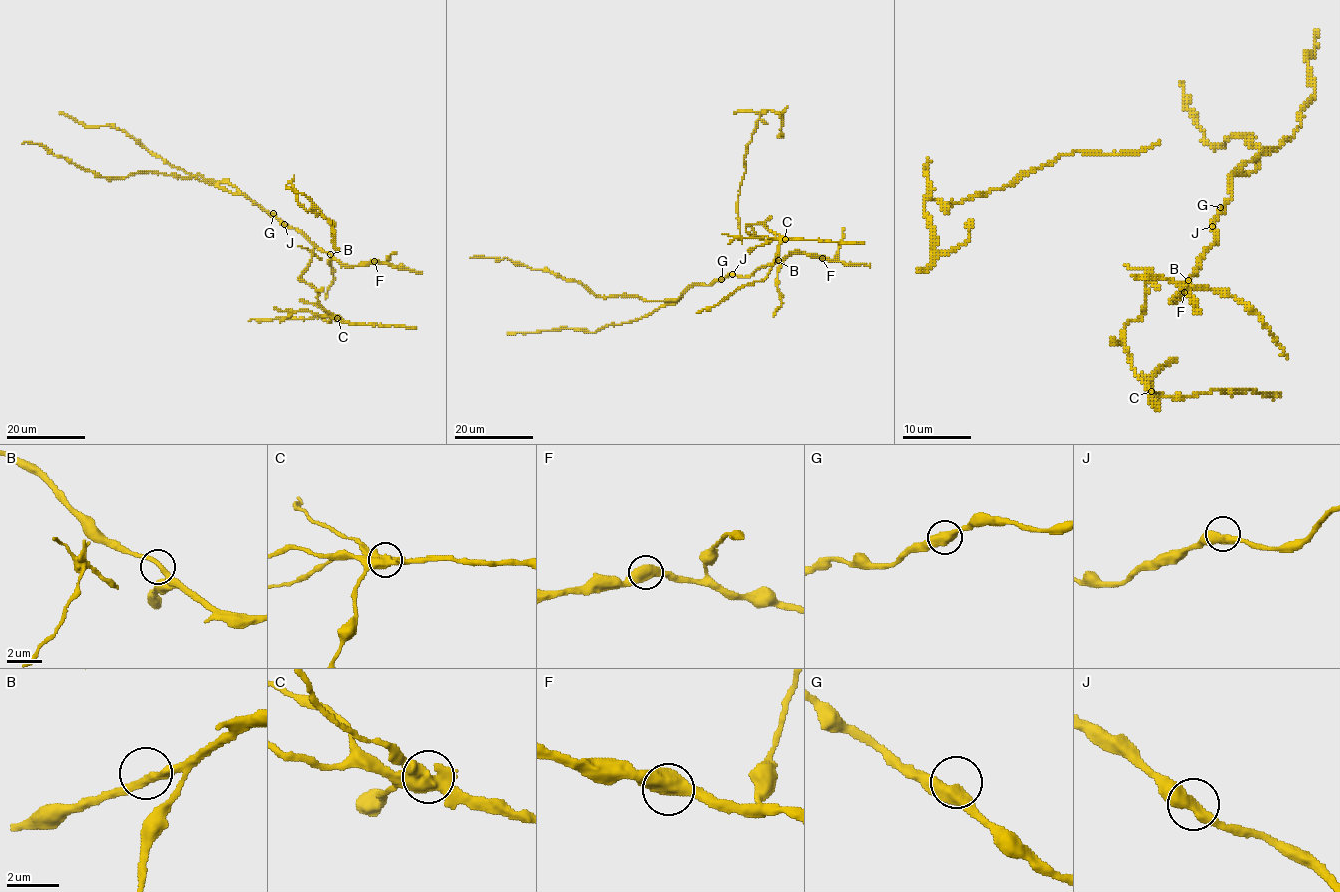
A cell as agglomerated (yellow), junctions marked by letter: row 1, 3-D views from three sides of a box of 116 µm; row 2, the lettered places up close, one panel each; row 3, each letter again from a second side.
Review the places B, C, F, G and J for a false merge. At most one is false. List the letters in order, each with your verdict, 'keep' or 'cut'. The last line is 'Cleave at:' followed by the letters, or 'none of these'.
B: keep
C: cut
F: keep
G: keep
J: keep
Cleave at: C

